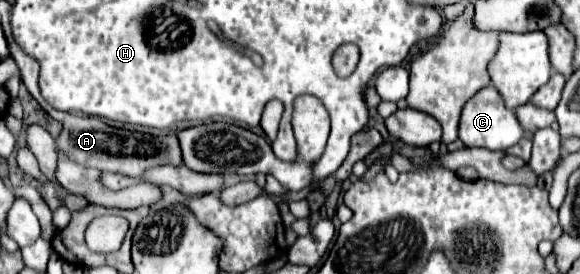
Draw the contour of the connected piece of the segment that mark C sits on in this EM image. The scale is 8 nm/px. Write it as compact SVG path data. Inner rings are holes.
M485 86L481 88L481 92L477 92L473 98L469 98L469 102L465 104L465 108L461 110L461 118L459 118L459 138L467 148L487 148L487 150L507 150L509 146L517 144L523 136L523 128L515 118L513 110L507 110L501 94L493 88L493 86Z

